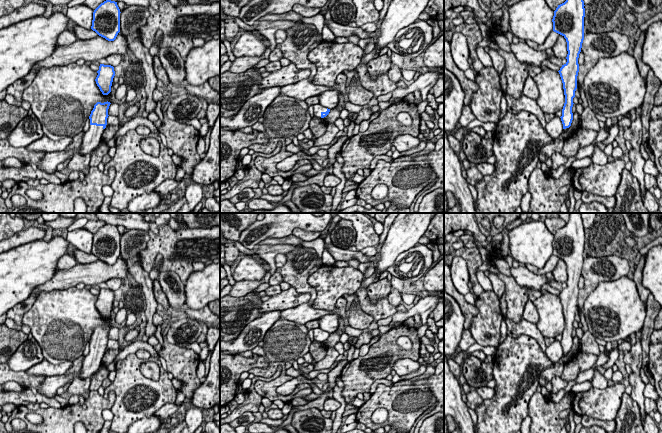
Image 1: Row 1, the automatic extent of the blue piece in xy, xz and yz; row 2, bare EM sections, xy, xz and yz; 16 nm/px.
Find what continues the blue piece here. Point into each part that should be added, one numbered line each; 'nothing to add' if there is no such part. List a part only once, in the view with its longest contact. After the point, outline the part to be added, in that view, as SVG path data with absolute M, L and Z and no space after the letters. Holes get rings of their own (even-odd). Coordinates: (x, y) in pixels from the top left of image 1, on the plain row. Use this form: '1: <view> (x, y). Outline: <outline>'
1: xy (92, 362). Outline: M90 349L80 369L80 379L86 379L97 372L102 364L103 350Z

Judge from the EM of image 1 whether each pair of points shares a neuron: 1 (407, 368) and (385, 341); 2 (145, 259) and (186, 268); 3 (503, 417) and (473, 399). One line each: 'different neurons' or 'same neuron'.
1: different neurons
2: same neuron
3: different neurons

